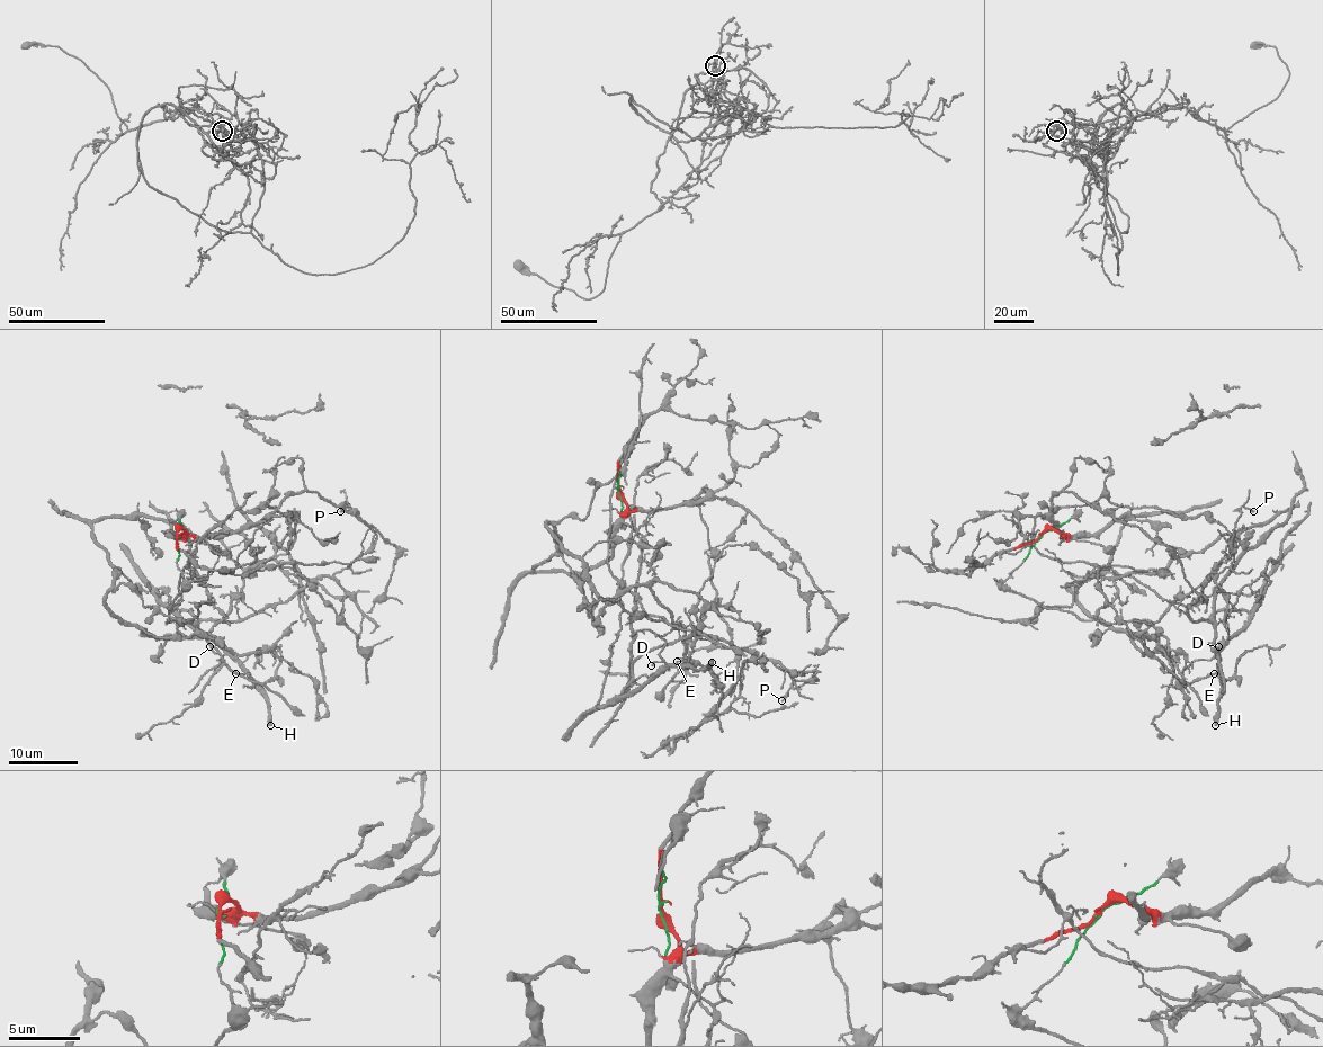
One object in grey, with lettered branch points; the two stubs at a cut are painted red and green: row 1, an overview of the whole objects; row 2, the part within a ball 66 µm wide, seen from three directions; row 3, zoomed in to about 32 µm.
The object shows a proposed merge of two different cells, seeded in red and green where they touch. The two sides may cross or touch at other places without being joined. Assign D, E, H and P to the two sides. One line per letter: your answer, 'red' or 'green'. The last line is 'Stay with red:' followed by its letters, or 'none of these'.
D: green
E: green
H: green
P: green
Stay with red: none of these

